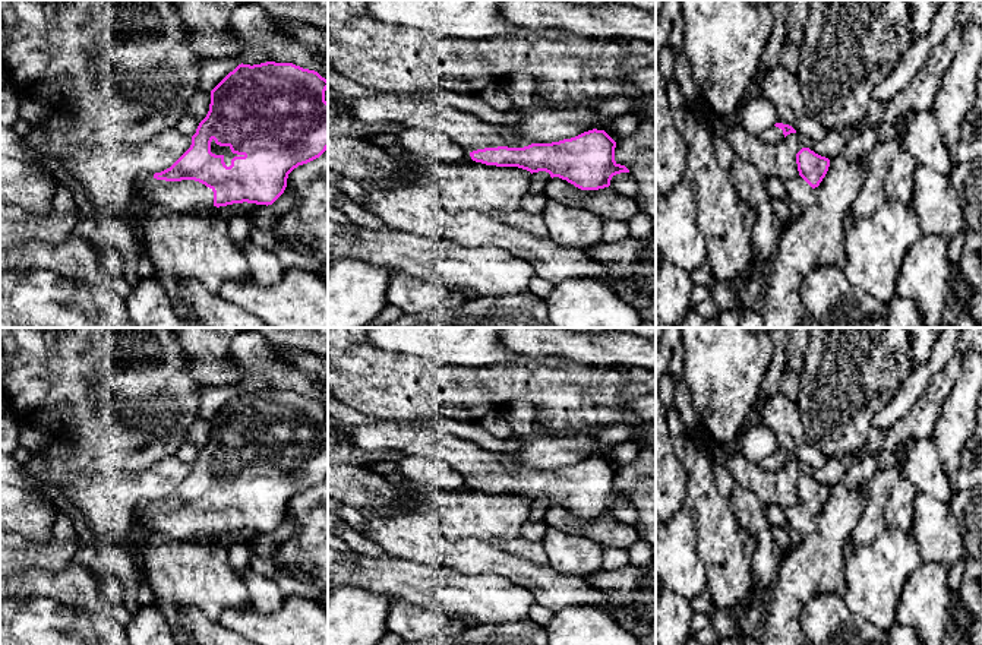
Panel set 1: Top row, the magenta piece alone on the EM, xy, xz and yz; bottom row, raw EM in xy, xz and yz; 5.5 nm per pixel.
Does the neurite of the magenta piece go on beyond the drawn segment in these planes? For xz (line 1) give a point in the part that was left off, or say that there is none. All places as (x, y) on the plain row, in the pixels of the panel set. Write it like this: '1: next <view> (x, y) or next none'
1: next xz (471, 461)

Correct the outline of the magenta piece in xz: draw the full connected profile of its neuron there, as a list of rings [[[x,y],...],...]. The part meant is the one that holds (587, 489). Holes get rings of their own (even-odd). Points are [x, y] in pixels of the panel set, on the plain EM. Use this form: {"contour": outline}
{"contour": [[[397,420],[372,424],[342,424],[328,429],[366,450],[395,449],[448,462],[470,480],[476,490],[518,494],[533,500],[546,499],[581,518],[610,513],[613,503],[629,500],[615,489],[616,469],[604,458],[588,458],[552,471],[534,471],[509,453],[492,452],[455,437],[439,427],[411,426]]]}

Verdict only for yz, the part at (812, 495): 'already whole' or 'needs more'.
needs more

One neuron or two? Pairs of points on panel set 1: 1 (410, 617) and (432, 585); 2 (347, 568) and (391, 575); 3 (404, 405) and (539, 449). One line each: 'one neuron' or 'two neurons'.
1: two neurons
2: one neuron
3: two neurons

